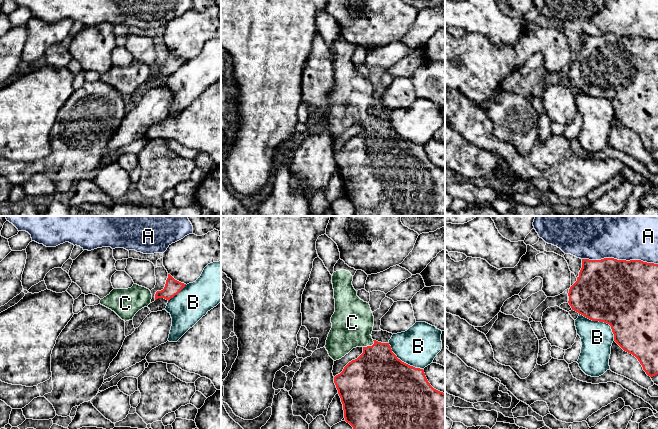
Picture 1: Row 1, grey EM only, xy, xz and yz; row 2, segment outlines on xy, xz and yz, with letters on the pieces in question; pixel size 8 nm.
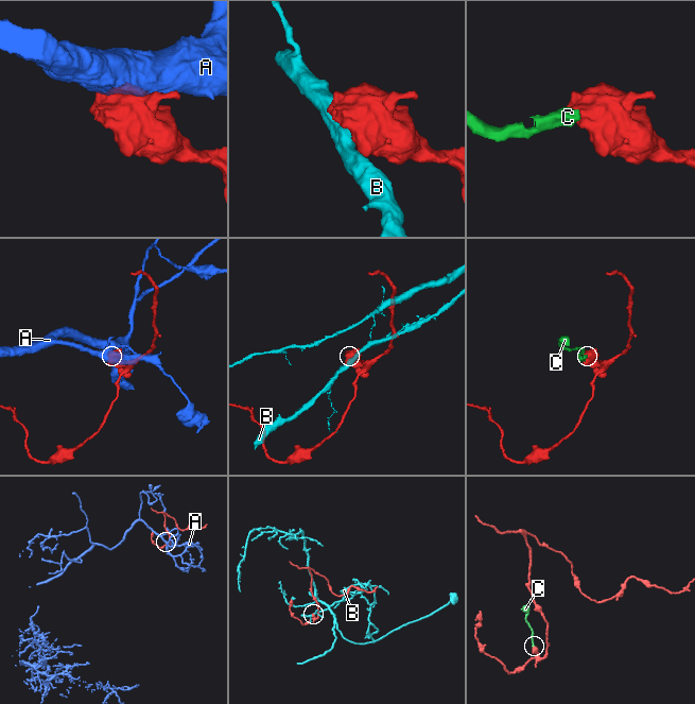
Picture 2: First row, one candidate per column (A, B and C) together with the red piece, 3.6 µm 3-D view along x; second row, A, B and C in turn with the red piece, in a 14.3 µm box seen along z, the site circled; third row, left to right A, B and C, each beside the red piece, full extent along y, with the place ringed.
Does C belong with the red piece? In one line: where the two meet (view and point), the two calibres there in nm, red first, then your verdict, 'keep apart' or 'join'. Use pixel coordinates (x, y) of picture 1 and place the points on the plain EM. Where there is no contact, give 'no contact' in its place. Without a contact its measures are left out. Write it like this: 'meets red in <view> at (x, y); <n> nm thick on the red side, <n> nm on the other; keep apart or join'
meets red in xz at (369, 122); 440 nm thick on the red side, 340 nm on the other; join

